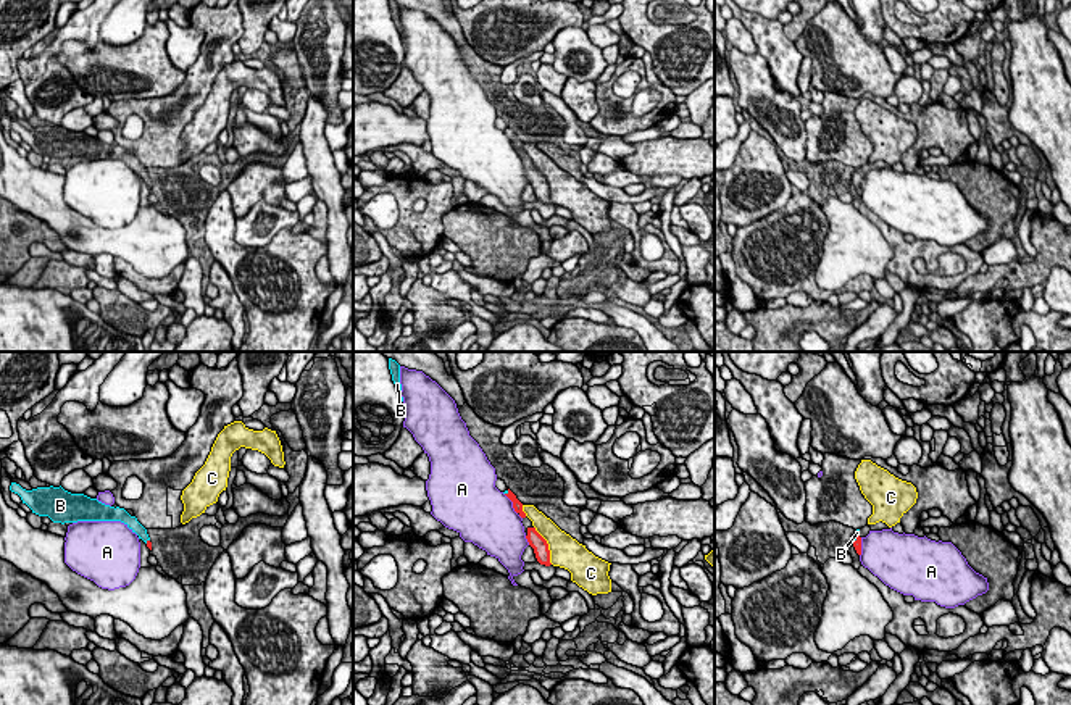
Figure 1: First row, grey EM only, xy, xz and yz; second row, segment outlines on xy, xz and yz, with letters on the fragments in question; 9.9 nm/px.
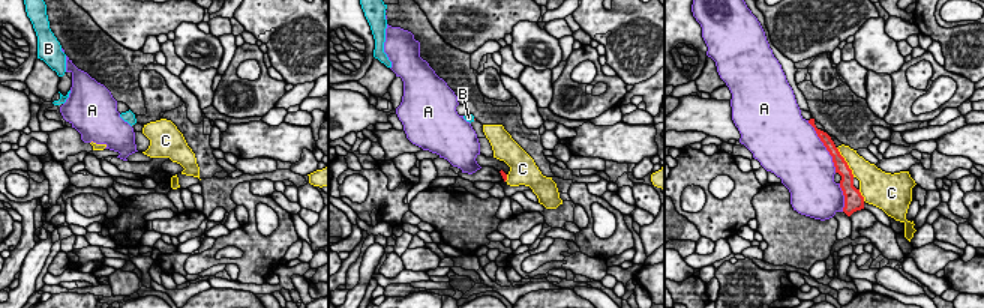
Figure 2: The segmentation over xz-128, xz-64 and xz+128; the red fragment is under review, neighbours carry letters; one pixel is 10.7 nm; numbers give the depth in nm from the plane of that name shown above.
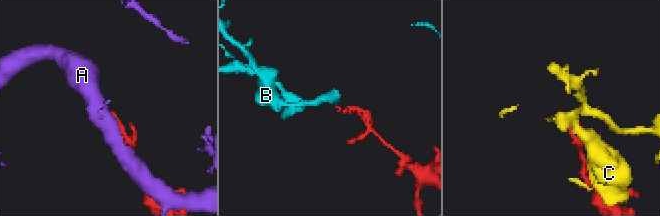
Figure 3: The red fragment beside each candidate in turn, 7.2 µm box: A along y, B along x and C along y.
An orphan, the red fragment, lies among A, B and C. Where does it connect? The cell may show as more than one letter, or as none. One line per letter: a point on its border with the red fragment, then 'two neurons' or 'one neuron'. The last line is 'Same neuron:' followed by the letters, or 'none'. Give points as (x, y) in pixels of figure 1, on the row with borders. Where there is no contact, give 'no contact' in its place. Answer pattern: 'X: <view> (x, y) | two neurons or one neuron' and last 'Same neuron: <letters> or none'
A: xz (513, 507) | two neurons
B: yz (857, 538) | one neuron
C: xz (547, 546) | two neurons
Same neuron: B

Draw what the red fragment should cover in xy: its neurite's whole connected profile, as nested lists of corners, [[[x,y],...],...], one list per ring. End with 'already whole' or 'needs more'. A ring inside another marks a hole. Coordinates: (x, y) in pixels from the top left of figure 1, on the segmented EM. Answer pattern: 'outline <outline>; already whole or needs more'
outline [[[11,482],[10,490],[18,494],[32,513],[48,516],[53,523],[77,523],[77,521],[121,521],[142,539],[152,550],[152,542],[147,529],[131,516],[124,508],[110,507],[97,499],[84,494],[71,494],[60,487],[37,487],[32,490],[23,489]]]; needs more

